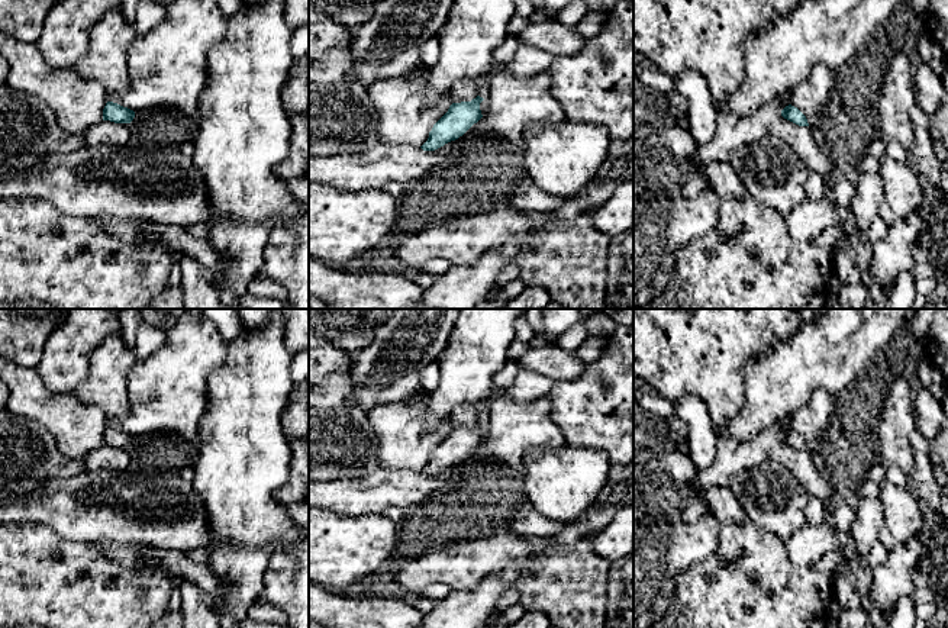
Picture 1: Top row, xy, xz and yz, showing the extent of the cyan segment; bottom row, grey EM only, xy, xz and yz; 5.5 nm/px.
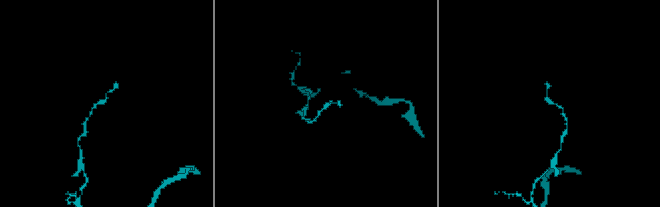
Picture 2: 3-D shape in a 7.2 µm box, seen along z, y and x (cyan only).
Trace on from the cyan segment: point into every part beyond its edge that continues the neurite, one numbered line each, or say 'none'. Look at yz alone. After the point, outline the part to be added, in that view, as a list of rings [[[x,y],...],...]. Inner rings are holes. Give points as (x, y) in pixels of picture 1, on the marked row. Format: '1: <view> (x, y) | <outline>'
none

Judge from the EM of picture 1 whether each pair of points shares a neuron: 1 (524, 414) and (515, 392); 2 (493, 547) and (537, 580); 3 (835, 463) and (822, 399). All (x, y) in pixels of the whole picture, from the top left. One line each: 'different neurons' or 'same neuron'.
1: different neurons
2: same neuron
3: same neuron

